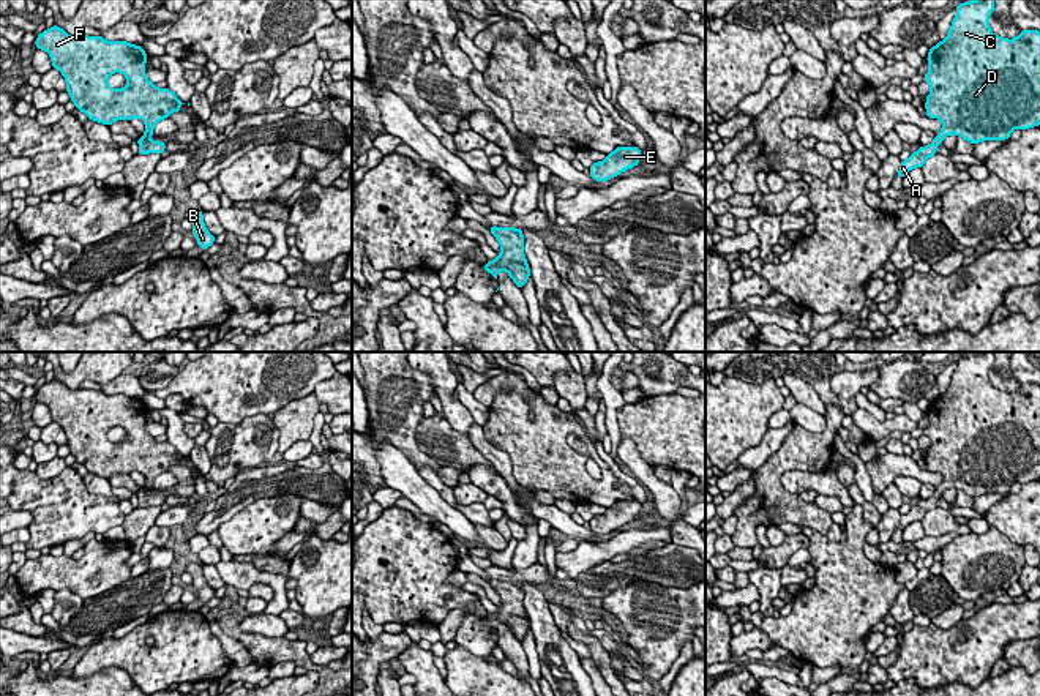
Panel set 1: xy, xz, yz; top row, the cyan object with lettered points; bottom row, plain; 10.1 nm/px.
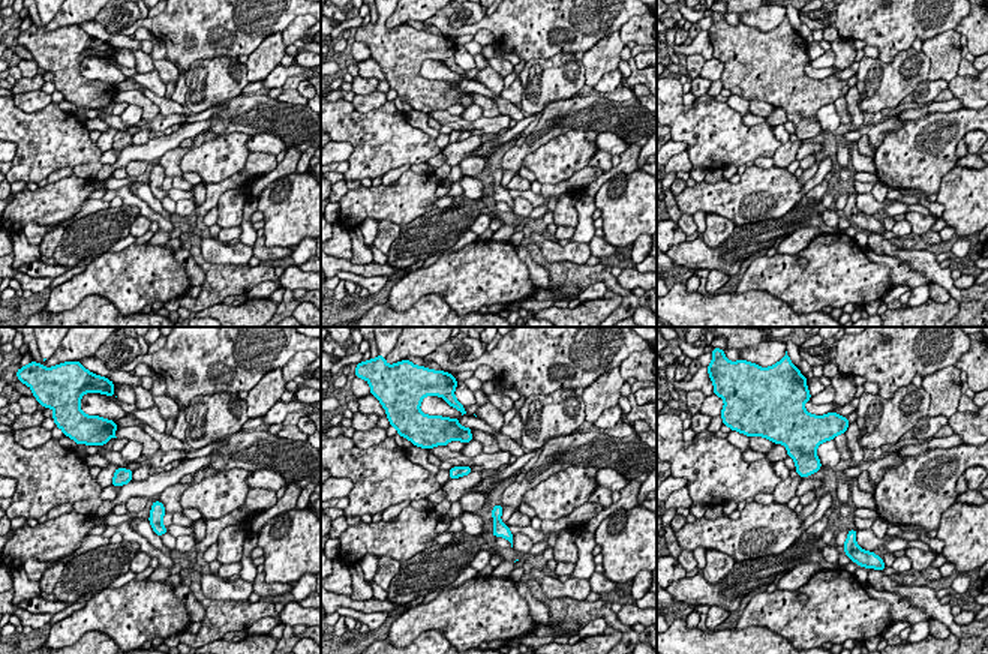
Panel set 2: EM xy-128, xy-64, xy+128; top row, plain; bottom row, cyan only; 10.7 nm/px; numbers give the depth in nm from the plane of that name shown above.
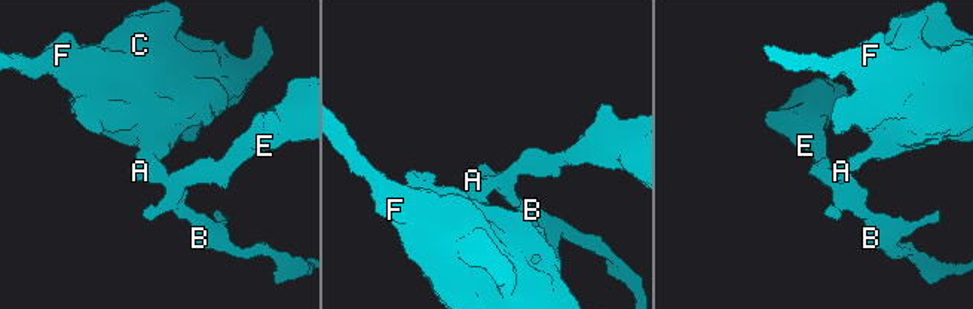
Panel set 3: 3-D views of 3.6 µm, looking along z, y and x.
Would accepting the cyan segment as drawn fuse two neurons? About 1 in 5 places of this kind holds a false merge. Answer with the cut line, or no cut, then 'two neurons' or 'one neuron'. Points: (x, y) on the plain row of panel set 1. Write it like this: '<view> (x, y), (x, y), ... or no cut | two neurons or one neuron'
no cut | one neuron

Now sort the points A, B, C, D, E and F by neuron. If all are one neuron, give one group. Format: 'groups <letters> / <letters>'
groups A B C D E F

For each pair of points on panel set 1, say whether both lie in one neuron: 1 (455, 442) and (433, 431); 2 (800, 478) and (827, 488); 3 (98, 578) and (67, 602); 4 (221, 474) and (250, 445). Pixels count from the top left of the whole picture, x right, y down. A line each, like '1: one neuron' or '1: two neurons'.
1: one neuron
2: one neuron
3: two neurons
4: one neuron

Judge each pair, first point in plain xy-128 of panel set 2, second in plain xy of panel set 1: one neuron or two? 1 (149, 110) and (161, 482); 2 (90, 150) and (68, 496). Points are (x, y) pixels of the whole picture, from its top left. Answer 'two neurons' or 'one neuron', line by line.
1: two neurons
2: one neuron

